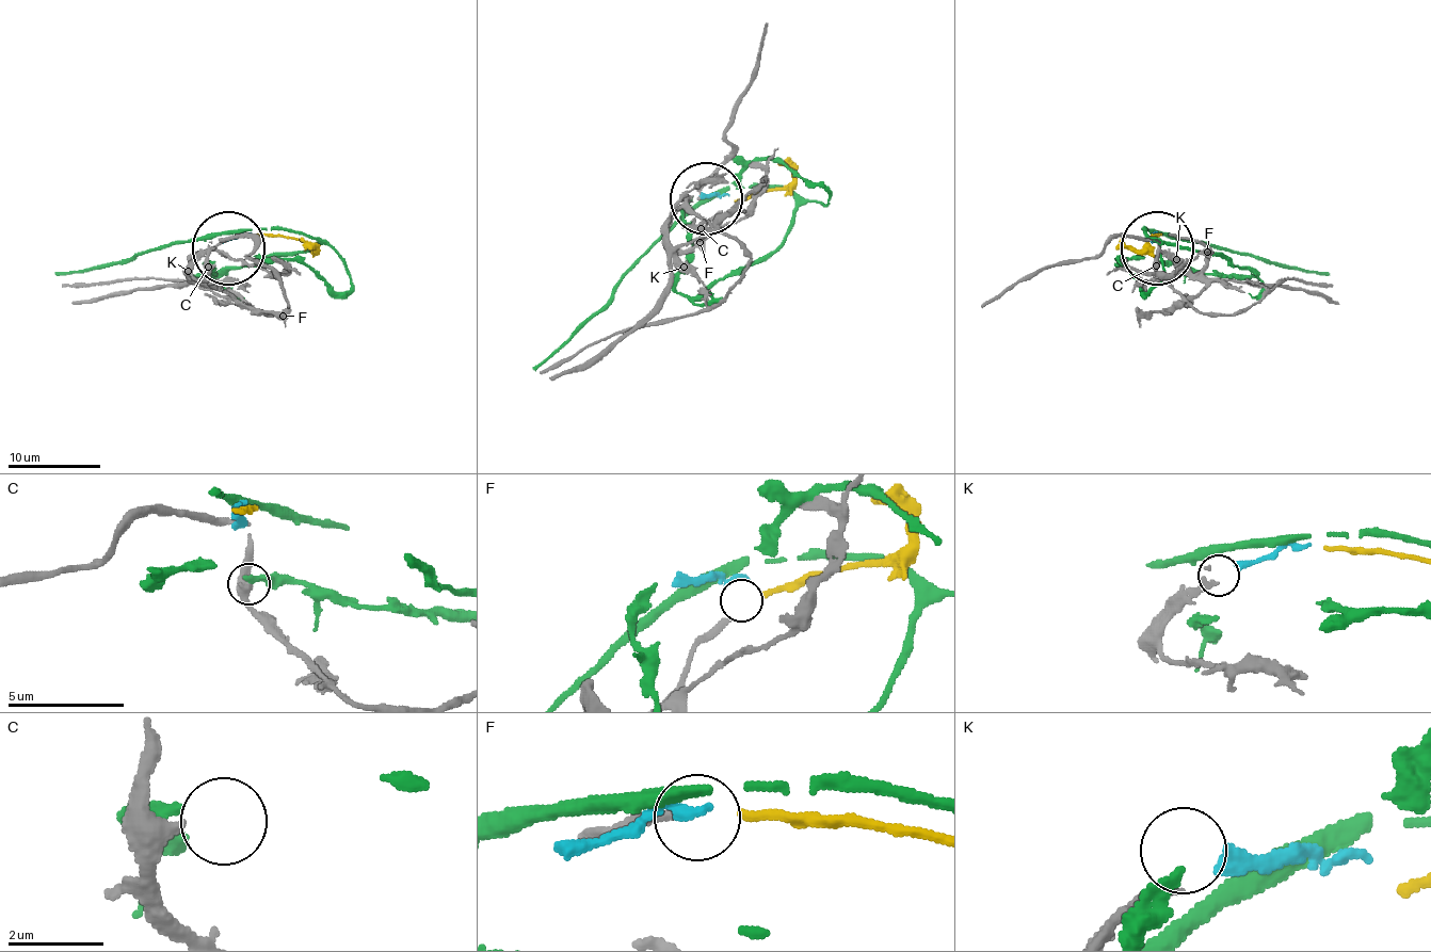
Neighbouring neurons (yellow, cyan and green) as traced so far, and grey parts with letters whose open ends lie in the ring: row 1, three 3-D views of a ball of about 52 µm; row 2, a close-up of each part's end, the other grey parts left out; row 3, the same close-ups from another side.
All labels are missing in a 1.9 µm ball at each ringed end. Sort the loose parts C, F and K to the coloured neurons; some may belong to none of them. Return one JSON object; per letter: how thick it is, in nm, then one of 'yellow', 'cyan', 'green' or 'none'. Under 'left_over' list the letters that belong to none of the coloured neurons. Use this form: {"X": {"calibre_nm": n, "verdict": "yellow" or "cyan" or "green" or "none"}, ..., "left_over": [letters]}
{"C": {"calibre_nm": 440, "verdict": "none"}, "F": {"calibre_nm": 240, "verdict": "yellow"}, "K": {"calibre_nm": 240, "verdict": "cyan"}, "left_over": ["C"]}

